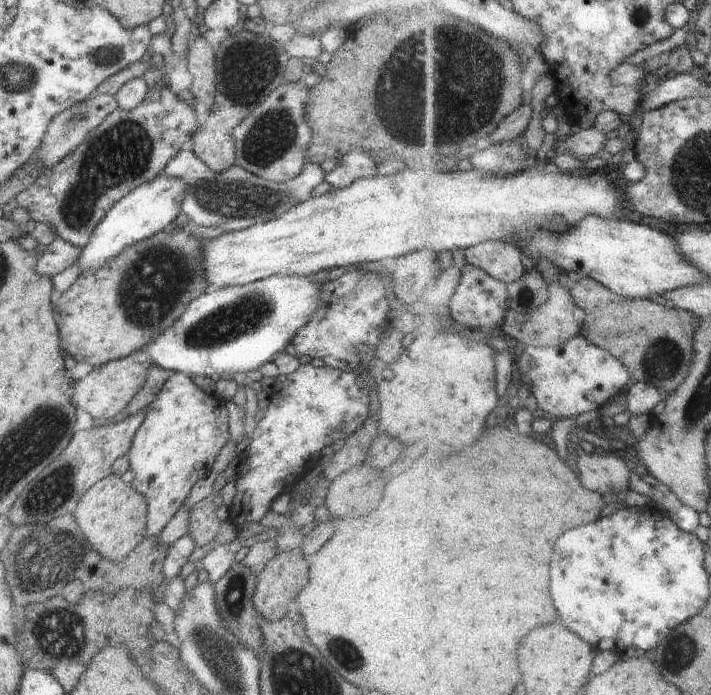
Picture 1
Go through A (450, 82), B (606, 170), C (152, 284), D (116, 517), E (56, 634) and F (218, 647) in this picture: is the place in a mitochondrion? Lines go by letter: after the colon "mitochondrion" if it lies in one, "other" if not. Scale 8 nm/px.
A: mitochondrion
B: other
C: mitochondrion
D: other
E: mitochondrion
F: mitochondrion

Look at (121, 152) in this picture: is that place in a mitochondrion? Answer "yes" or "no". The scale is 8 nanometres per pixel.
yes

